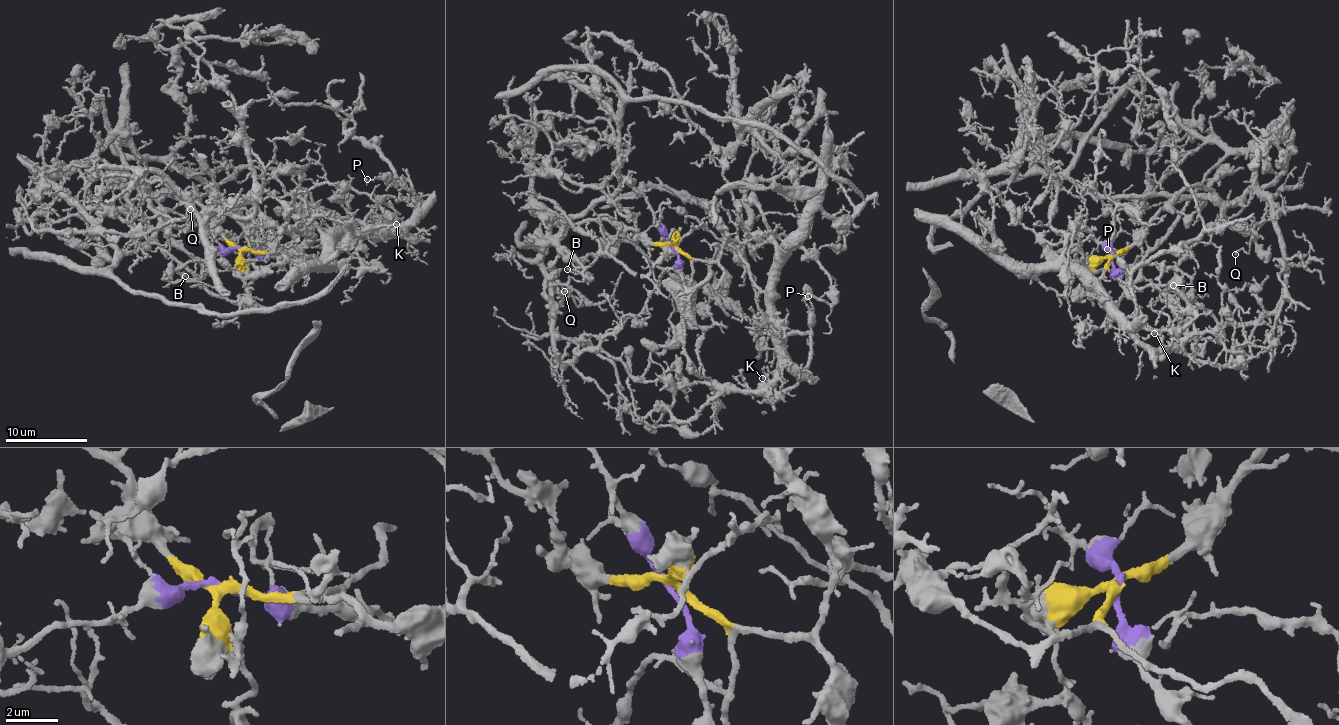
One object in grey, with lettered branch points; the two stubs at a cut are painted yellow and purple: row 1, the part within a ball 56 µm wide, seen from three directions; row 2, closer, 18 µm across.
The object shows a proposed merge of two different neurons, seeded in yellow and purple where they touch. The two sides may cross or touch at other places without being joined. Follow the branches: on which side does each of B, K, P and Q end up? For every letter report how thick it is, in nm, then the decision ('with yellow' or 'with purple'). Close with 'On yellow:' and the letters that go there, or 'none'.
B: 90 nm thick; with yellow
K: 110 nm thick; with purple
P: 130 nm thick; with purple
Q: 120 nm thick; with yellow
On yellow: B, Q

